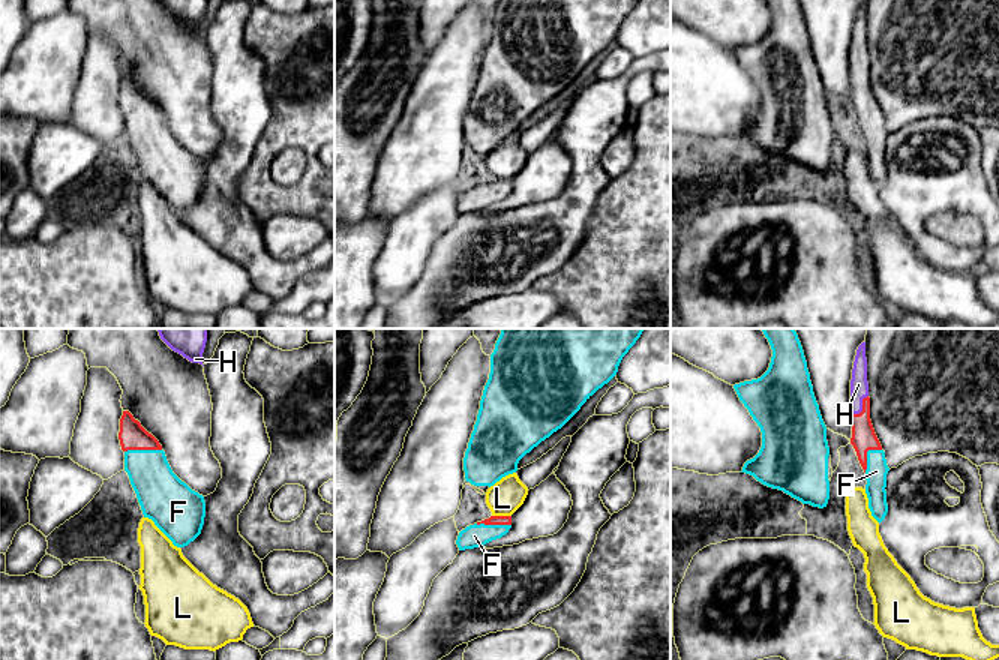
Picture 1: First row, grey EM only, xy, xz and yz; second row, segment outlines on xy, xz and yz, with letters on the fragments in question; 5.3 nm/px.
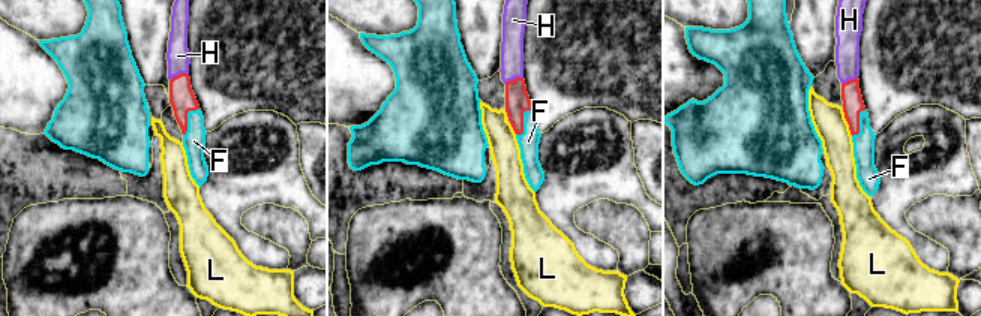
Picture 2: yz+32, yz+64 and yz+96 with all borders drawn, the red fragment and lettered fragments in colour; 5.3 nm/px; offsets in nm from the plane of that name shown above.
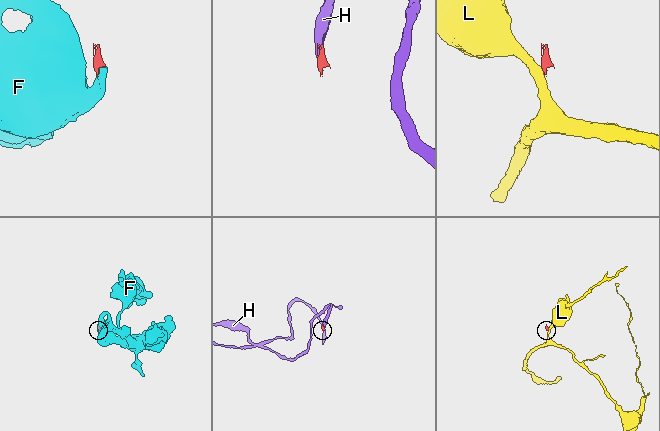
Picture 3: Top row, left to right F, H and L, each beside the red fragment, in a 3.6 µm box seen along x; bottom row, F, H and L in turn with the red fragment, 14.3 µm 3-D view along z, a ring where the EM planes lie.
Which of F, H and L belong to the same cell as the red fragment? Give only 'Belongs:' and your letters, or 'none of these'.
Belongs: F, H

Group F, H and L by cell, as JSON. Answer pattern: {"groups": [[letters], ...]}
{"groups": [["F", "H"], ["L"]]}

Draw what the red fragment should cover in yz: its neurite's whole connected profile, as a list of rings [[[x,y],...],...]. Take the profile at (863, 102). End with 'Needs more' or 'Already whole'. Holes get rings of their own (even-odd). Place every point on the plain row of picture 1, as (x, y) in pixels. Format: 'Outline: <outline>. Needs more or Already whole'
Outline: [[[862,6],[855,20],[850,44],[850,90],[854,110],[858,124],[866,136],[866,158],[872,180],[880,188],[886,177],[886,138],[890,135],[885,116],[874,98],[870,84],[870,62],[867,46],[866,6]]]. Needs more

